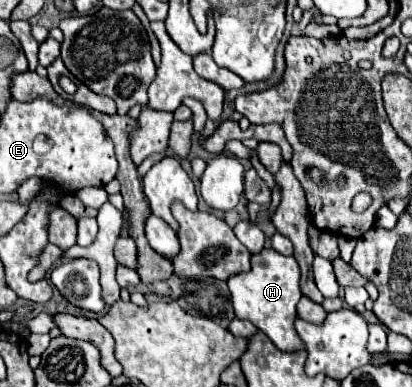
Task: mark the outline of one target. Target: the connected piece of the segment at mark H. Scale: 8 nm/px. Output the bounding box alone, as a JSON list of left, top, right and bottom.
[227,249,305,351]

